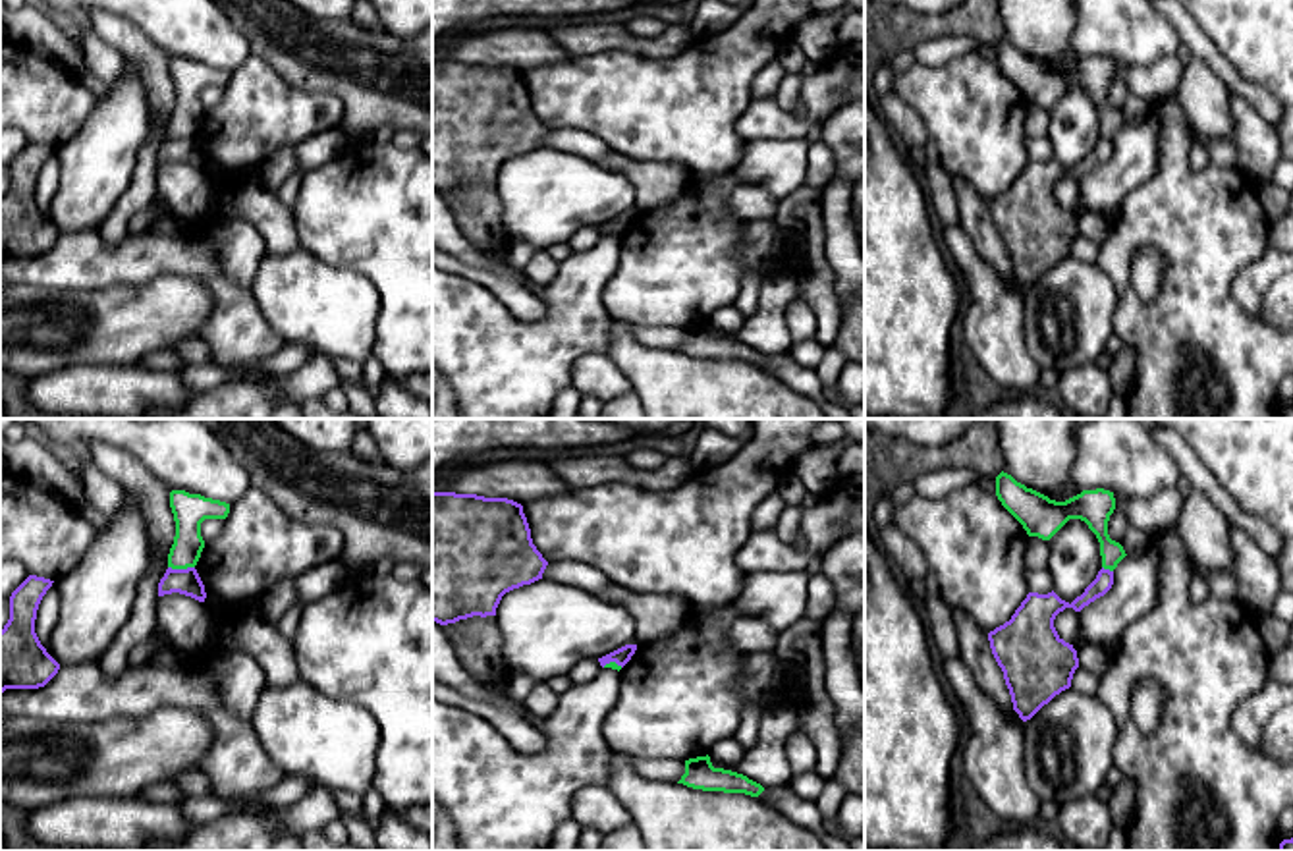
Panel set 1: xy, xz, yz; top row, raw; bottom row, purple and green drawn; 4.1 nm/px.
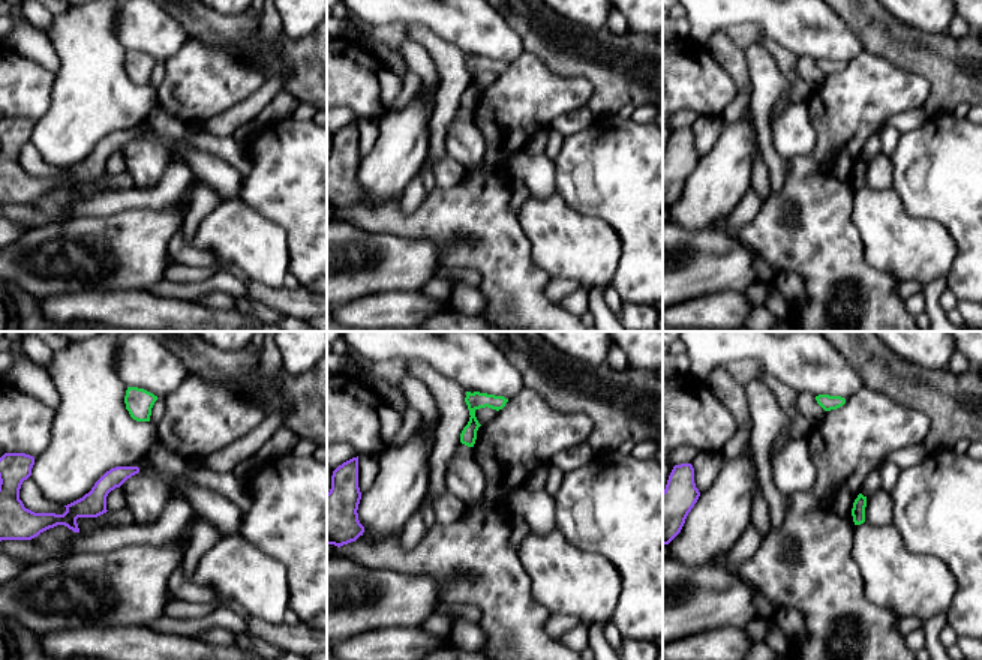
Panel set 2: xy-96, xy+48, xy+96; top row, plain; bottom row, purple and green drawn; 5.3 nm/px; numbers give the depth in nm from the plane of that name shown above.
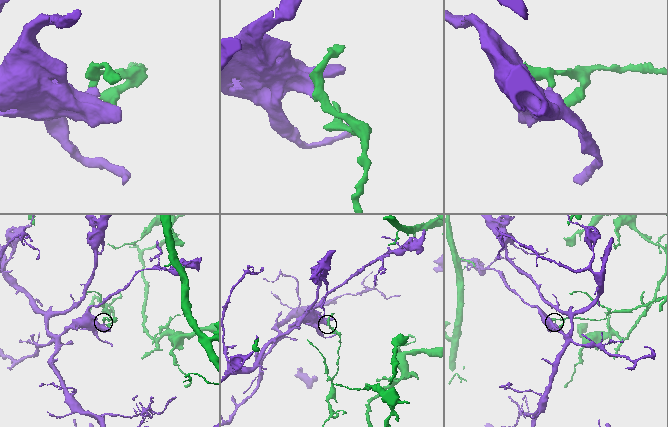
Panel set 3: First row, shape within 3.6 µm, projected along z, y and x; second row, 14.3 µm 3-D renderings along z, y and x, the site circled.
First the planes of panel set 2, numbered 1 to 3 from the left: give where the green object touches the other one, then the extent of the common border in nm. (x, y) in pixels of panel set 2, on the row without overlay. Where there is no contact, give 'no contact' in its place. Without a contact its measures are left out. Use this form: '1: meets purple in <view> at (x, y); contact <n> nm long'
1: no contact
2: no contact
3: no contact

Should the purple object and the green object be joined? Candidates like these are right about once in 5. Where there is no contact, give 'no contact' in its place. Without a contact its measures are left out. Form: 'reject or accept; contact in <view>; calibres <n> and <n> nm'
reject; contact in xy; calibres 110 and 140 nm

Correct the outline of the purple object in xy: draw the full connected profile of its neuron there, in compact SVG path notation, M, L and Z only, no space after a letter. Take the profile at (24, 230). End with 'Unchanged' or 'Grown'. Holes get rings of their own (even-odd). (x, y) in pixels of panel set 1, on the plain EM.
M29 143L10 164L10 187L0 199L0 261L44 255L60 237L35 201L39 172L52 151Z. Unchanged

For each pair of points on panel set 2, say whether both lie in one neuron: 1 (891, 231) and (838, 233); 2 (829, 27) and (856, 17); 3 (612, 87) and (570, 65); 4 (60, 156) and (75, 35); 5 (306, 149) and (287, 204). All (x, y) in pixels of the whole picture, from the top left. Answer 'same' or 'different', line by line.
1: different
2: different
3: same
4: same
5: same

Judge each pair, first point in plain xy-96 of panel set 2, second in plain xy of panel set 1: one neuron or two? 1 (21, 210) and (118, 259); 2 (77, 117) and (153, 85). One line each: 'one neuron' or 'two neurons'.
1: one neuron
2: two neurons

